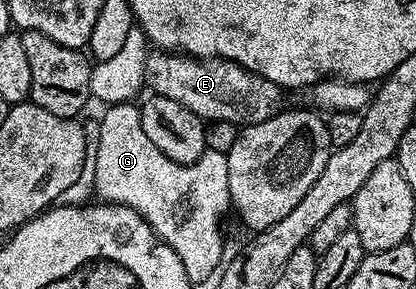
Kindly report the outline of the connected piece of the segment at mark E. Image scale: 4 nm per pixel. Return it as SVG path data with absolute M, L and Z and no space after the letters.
M155 50L147 57L144 68L146 87L154 95L173 98L181 106L189 106L204 122L246 126L265 122L284 107L284 89L263 76L250 72L232 60L201 60L197 56Z

